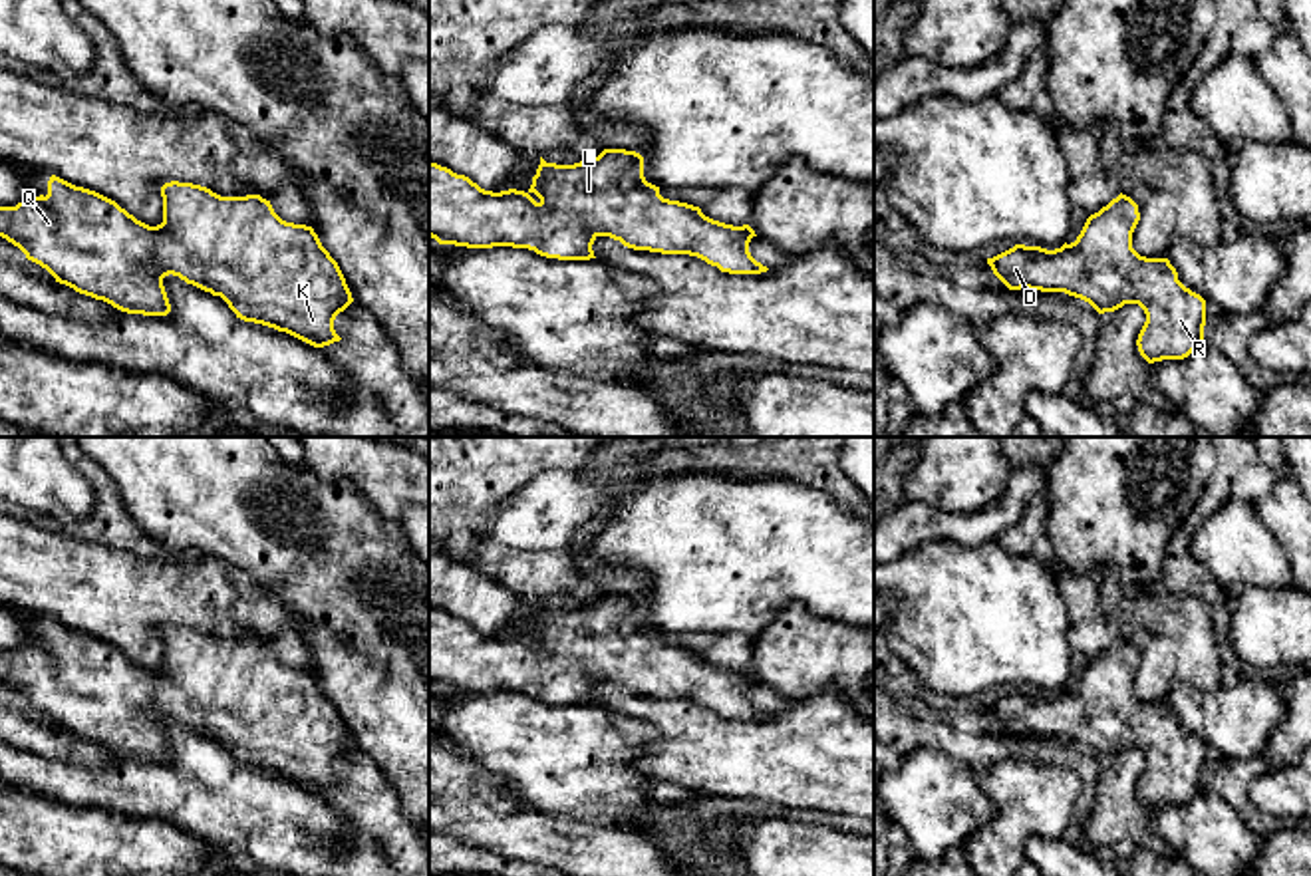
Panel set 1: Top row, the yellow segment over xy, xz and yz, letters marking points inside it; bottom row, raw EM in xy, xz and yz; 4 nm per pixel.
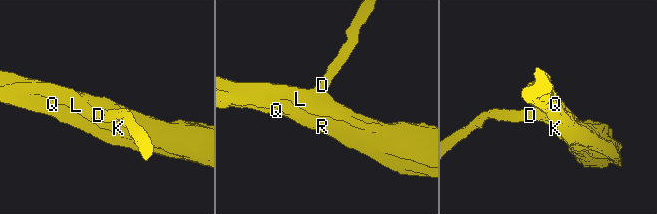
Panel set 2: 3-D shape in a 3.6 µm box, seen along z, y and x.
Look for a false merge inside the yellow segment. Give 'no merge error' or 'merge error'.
no merge error

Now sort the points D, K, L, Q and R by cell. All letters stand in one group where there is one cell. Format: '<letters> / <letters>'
D K L Q R

